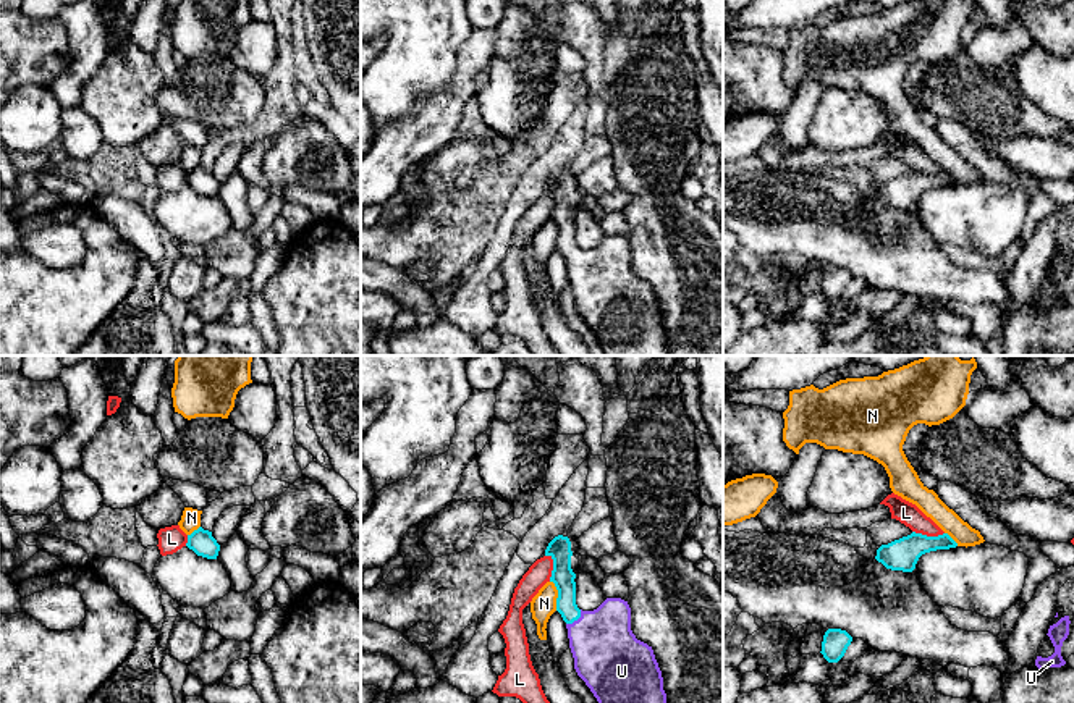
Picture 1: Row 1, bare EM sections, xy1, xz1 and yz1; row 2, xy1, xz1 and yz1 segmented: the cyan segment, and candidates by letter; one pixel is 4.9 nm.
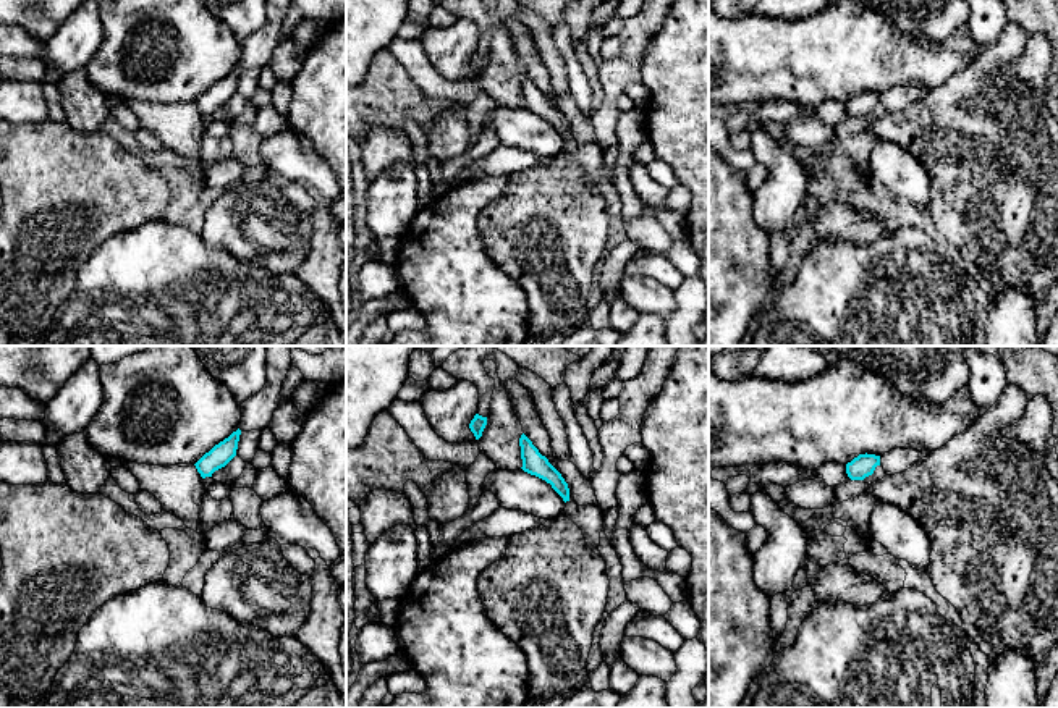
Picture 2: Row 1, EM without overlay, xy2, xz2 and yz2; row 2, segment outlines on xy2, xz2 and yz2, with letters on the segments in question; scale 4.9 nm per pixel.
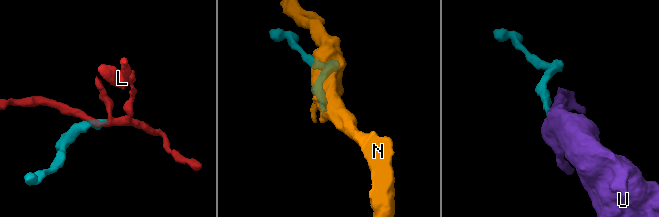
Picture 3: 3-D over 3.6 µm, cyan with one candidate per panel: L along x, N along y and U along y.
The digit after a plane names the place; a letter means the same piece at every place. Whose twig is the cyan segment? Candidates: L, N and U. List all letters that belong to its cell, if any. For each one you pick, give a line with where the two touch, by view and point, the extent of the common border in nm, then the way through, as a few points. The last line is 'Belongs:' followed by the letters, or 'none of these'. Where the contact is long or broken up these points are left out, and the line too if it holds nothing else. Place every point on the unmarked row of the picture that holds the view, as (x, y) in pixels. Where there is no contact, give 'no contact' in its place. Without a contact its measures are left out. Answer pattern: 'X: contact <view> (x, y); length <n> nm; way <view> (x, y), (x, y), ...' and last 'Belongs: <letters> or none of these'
U: contact xz1 (576, 257); length 110 nm; way xz1 (563, 215), (566, 244), (576, 257), (608, 296)
Belongs: U

